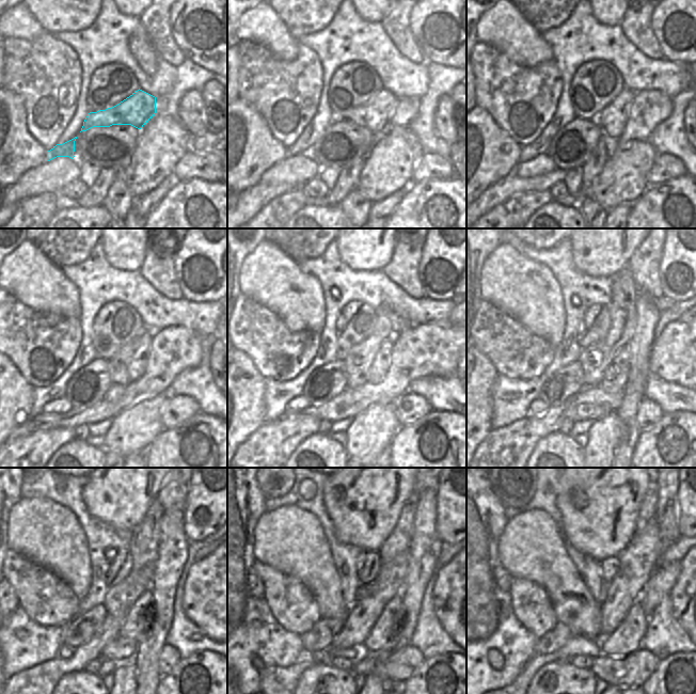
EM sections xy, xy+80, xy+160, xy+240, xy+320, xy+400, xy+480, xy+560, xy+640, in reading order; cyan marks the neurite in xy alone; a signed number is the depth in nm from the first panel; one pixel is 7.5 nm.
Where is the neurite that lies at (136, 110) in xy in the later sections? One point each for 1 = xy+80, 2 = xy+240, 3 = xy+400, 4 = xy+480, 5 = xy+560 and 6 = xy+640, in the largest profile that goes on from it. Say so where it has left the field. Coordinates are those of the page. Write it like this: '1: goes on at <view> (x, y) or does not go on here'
1: goes on at xy+80 (375, 114)
2: goes on at xy+240 (136, 367)
3: goes on at xy+400 (615, 378)
4: goes on at xy+480 (137, 624)
5: goes on at xy+560 (382, 637)
6: goes on at xy+640 (628, 637)

